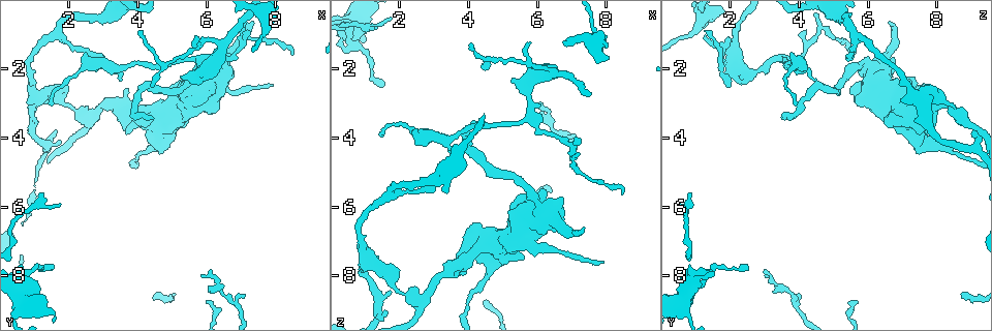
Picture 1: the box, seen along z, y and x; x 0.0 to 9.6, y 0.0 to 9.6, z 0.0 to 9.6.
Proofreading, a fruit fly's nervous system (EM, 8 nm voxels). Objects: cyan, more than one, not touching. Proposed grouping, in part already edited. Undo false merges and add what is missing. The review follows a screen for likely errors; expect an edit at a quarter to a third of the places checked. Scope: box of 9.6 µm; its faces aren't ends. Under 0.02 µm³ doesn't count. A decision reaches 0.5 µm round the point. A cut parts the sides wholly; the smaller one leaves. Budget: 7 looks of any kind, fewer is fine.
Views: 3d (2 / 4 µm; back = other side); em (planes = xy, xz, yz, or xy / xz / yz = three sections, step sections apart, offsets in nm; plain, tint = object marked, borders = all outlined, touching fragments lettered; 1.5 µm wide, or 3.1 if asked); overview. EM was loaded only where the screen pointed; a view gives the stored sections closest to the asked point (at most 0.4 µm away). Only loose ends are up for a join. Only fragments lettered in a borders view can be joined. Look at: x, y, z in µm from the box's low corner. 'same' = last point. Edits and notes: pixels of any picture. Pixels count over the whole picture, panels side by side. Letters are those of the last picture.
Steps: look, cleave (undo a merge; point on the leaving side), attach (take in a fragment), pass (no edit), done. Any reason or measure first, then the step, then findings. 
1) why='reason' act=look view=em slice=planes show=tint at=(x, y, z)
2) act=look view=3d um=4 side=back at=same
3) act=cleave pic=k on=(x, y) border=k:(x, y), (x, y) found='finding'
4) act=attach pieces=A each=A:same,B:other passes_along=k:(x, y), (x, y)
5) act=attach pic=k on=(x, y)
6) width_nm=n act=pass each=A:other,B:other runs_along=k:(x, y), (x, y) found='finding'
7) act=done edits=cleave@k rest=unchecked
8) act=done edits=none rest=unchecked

why='free end' act=look view=em slice=planes show=borders at=(7.35, 0.65, 6.60)

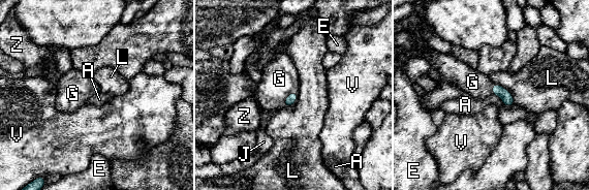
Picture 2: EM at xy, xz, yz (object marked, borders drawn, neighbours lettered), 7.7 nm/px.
act=attach pieces=G each=A:other,E:other,G:same,J:other,L:other,V:other,Z:other passes_along=2:(291, 98), (287, 97), (279, 78) found='the neuron continues'

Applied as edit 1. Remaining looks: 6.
why='see it whole again' act=look view=overview

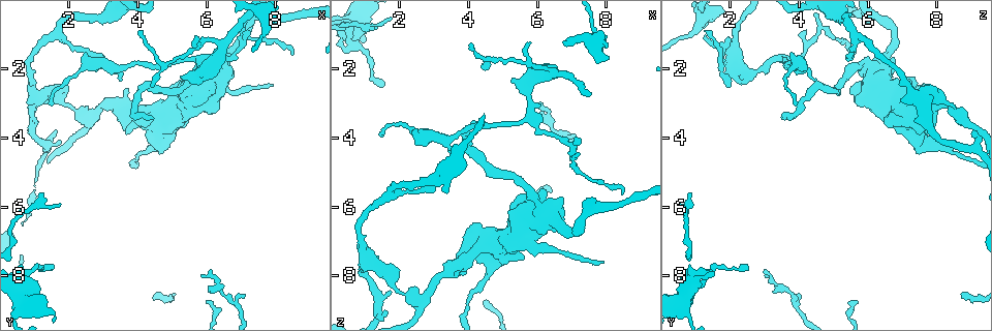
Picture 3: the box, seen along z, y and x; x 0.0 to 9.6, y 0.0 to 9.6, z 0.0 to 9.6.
why='sharp bend' act=look view=3d um=2 at=(7.05, 0.80, 4.70)

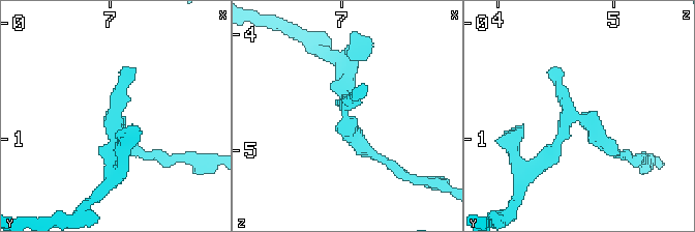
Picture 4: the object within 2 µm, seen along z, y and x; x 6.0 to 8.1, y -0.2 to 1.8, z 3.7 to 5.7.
why='shape alone is not enough' act=look view=em slice=planes show=tint at=(7.04, 0.84, 4.68)

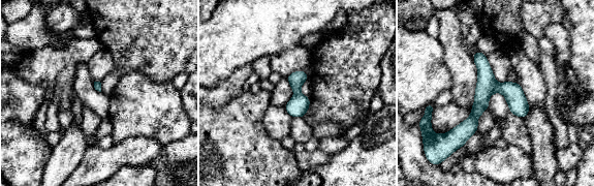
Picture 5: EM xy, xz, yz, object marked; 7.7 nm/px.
why='what lies round it' act=look view=em slice=planes show=borders at=same

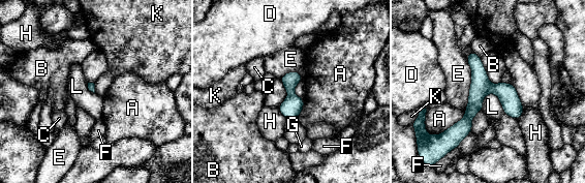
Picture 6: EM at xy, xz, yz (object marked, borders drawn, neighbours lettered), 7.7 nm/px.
width_nm=60 act=pass each=A:other,B:other,C:other,D:other,E:other,F:other,G:other,H:other,K:other,L:other runs_along=6:(472, 55), (475, 104), (451, 140) found='one neuron here'

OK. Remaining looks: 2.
act=done edits=attach@2 rest=unchecked

